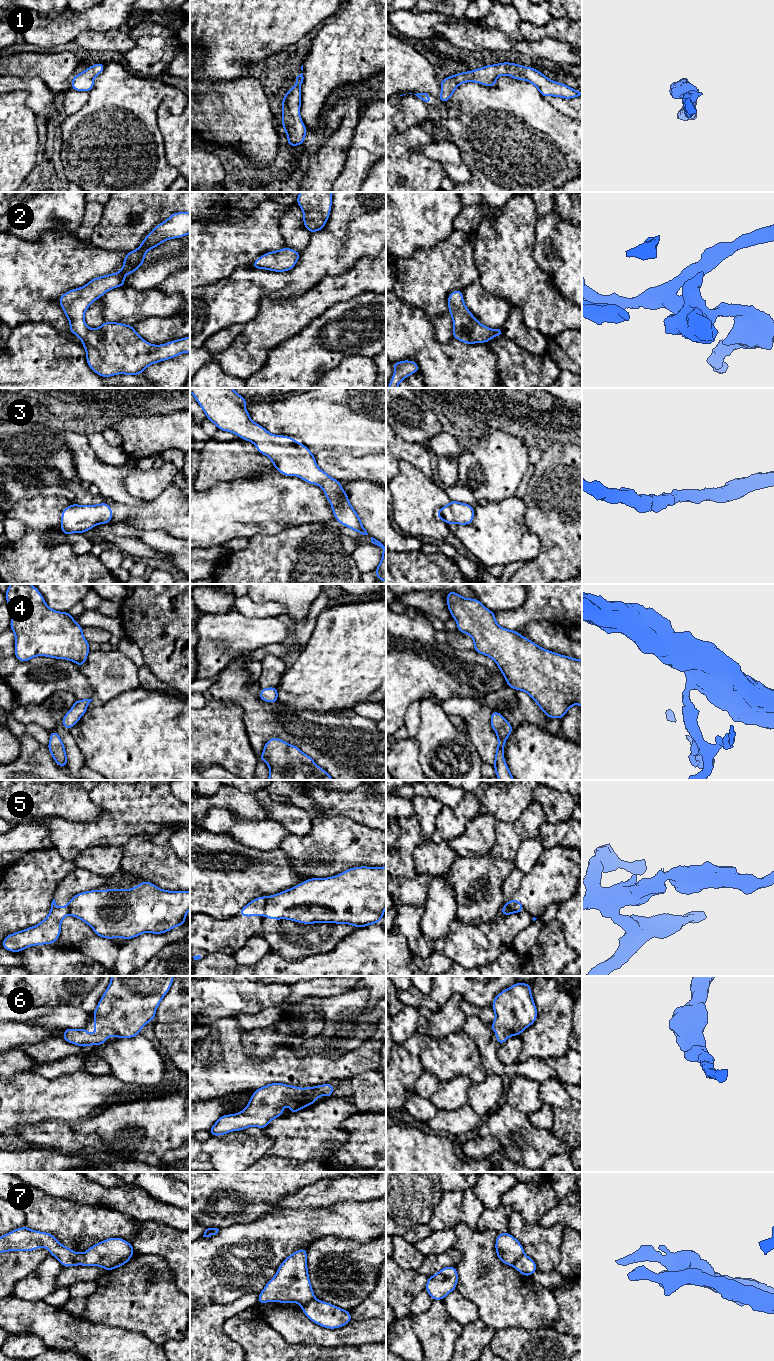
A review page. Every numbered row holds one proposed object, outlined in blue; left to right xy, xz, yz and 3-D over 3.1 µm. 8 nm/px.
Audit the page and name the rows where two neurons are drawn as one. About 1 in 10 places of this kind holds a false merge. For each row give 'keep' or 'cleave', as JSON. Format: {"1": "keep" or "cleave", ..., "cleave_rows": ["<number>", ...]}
{"1": "keep", "2": "keep", "3": "keep", "4": "keep", "5": "cleave", "6": "keep", "7": "cleave", "cleave_rows": ["5", "7"]}

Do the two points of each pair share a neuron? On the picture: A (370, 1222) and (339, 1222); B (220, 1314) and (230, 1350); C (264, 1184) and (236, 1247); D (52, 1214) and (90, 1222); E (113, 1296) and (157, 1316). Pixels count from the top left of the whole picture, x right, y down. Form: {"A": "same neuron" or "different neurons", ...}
{"A": "same neuron", "B": "same neuron", "C": "different neurons", "D": "same neuron", "E": "same neuron"}

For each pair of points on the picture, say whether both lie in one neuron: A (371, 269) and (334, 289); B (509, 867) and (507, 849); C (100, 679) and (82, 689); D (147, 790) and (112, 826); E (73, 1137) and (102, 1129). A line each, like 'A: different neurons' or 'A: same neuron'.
A: same neuron
B: different neurons
C: different neurons
D: same neuron
E: different neurons

